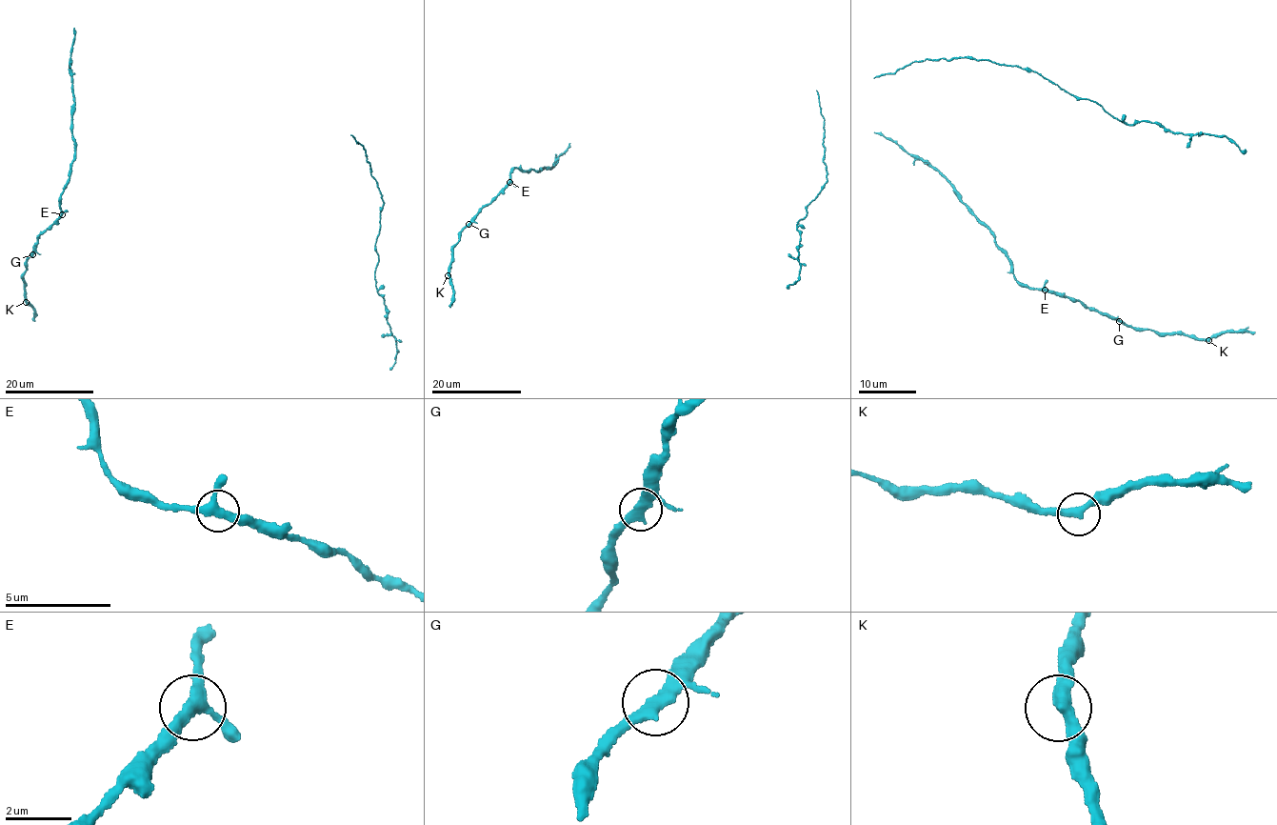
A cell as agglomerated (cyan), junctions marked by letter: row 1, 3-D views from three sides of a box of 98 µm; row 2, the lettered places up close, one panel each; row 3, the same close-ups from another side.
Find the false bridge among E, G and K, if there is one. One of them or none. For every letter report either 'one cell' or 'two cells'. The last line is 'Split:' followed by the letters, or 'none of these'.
E: one cell
G: one cell
K: one cell
Split: none of these

